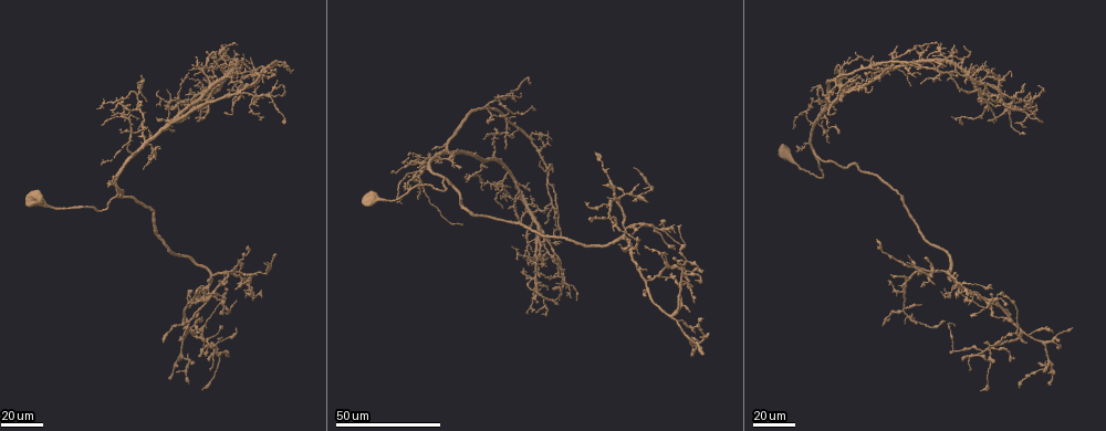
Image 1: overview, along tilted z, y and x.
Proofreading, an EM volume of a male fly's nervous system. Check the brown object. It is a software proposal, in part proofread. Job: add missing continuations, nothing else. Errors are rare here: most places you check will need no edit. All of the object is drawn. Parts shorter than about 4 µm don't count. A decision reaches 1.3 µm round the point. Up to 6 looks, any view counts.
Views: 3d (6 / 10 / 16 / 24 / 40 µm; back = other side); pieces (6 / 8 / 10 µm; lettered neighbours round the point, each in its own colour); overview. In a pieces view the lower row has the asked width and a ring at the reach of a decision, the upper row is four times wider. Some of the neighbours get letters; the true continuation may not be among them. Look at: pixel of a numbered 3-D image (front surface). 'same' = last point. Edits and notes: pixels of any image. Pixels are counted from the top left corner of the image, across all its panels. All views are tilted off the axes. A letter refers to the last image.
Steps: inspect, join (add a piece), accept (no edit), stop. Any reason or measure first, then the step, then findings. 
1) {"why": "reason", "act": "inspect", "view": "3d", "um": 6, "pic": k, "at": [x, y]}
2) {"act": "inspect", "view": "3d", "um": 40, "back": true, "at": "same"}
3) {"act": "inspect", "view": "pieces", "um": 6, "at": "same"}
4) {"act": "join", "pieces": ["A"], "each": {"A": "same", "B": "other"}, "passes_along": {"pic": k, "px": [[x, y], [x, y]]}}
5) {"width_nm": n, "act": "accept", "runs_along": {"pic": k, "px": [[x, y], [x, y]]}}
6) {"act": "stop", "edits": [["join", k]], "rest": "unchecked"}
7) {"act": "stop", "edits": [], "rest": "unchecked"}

{"why": "long arm stops here", "act": "inspect", "view": "3d", "um": 24, "pic": 1, "at": [528, 266]}

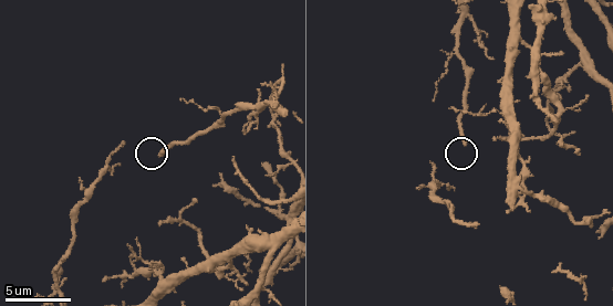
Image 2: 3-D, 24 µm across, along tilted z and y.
{"why": "see the neighbours", "act": "inspect", "view": "pieces", "um": 8, "pic": 2, "at": [160, 154]}

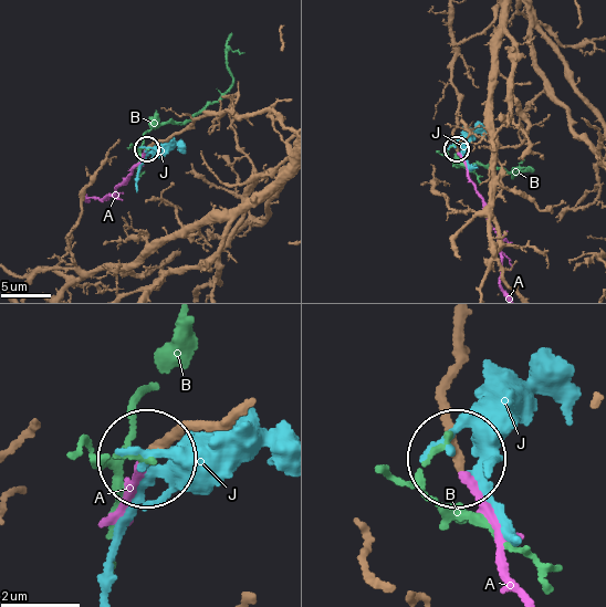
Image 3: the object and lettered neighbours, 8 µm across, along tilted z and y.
{"width_nm": 230, "act": "join", "pieces": ["A"], "each": {"A": "same", "B": "other", "J": "other"}, "found": "it goes on there"}

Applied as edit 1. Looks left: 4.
{"act": "inspect", "view": "3d", "um": 40, "pic": 1, "at": [671, 273]}

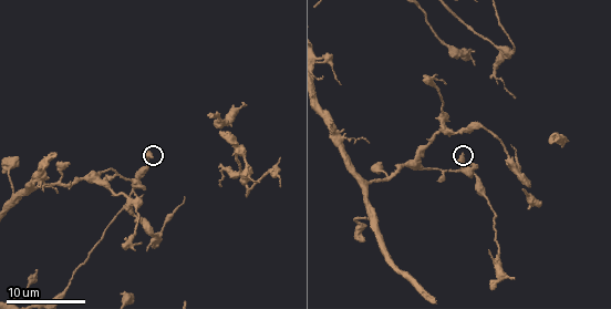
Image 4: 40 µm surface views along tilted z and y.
{"act": "inspect", "view": "pieces", "um": 6, "pic": 4, "at": [153, 156]}

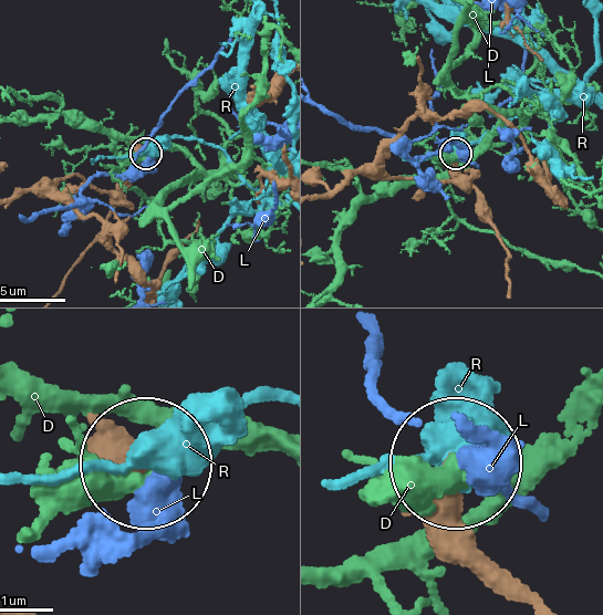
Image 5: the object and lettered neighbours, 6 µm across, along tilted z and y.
{"act": "accept", "each": {"D": "other", "L": "other", "R": "other"}, "runs_along": {"pic": 5, "px": [[508, 290], [506, 251], [474, 187], [458, 169], [457, 154]]}, "found": "none of them fits"}

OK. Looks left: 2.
{"why": "free end", "act": "inspect", "view": "3d", "um": 40, "pic": 1, "at": [238, 328]}

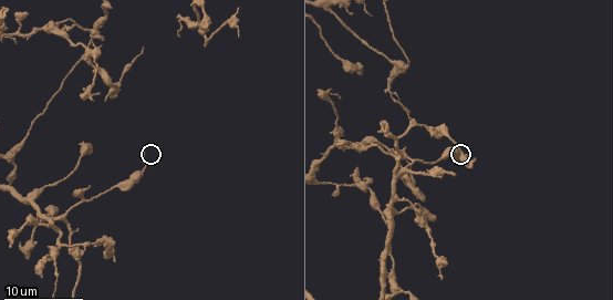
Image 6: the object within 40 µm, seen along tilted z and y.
{"act": "inspect", "view": "pieces", "um": 8, "pic": 6, "at": [144, 154]}

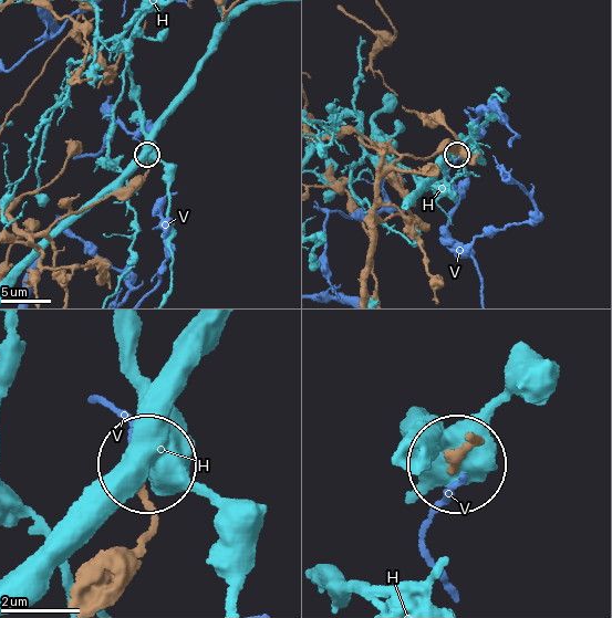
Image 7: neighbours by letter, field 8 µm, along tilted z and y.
{"width_nm": 200, "act": "accept", "each": {"H": "other", "V": "other"}, "found": "none of them fits"}

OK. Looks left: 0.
{"act": "stop", "edits": [["join", 3]], "rest": "unchecked"}

